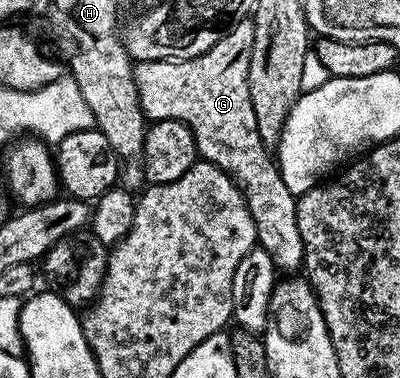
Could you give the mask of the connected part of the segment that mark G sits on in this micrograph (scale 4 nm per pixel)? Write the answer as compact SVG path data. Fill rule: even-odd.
M251 20L243 21L234 28L208 53L191 57L185 61L142 61L135 66L138 99L149 122L181 121L190 127L196 140L196 152L203 160L217 165L223 173L235 181L236 186L244 194L250 215L254 219L256 239L259 248L274 259L277 270L296 271L304 264L304 248L302 247L302 231L298 231L298 215L296 199L290 187L282 183L277 162L273 154L265 149L258 135L258 123L254 123L254 107L250 103L250 87L248 72L250 71L250 51L254 47L254 27Z

